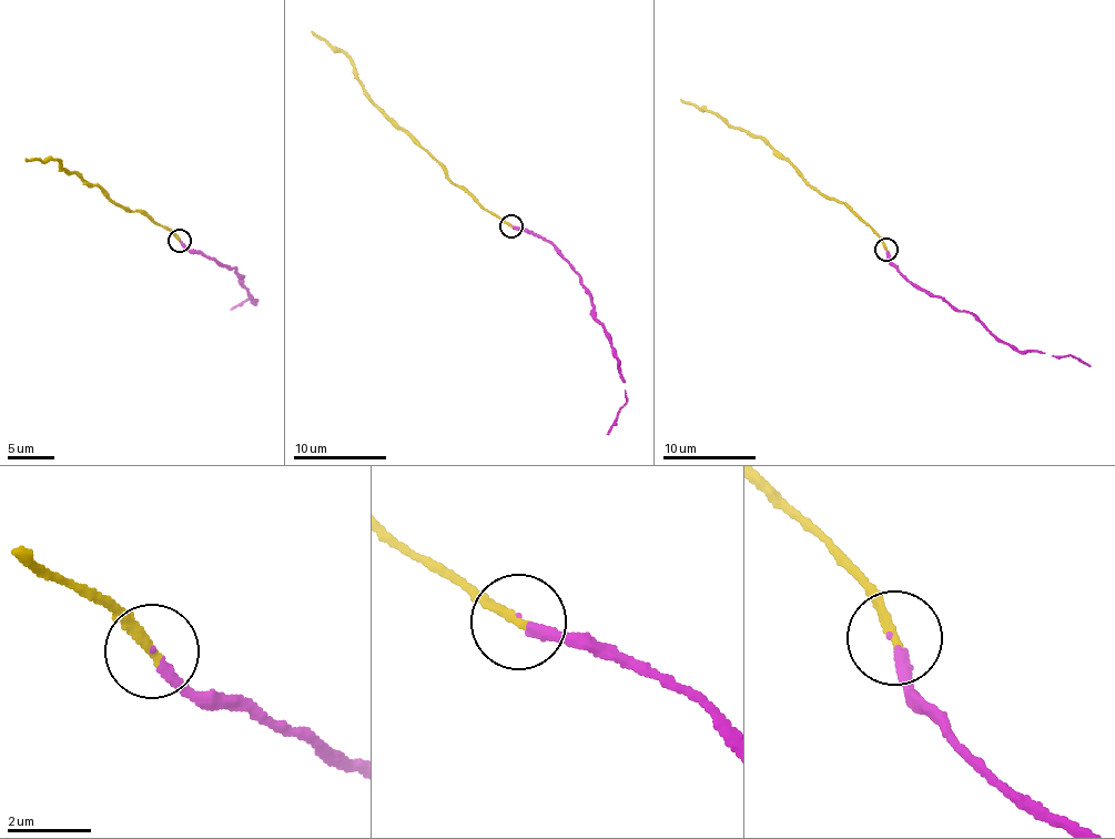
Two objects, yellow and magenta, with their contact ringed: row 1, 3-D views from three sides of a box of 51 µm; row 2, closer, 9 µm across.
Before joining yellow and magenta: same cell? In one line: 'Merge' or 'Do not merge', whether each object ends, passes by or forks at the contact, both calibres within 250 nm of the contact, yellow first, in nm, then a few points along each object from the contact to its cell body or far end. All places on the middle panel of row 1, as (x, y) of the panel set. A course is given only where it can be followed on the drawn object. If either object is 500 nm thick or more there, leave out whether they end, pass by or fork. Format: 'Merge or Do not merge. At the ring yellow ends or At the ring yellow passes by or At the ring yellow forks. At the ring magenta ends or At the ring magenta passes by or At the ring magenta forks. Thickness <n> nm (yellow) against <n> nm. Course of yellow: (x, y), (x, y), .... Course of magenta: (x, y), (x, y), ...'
Merge. At the ring yellow ends. At the ring magenta ends. Thickness 240 nm (yellow) against 220 nm. Course of yellow: (510, 225), (459, 188), (442, 167), (375, 104), (346, 57), (311, 31). Course of magenta: (510, 225), (545, 239), (591, 294), (594, 319), (609, 337), (618, 374), (625, 383), (626, 404), (607, 434)

